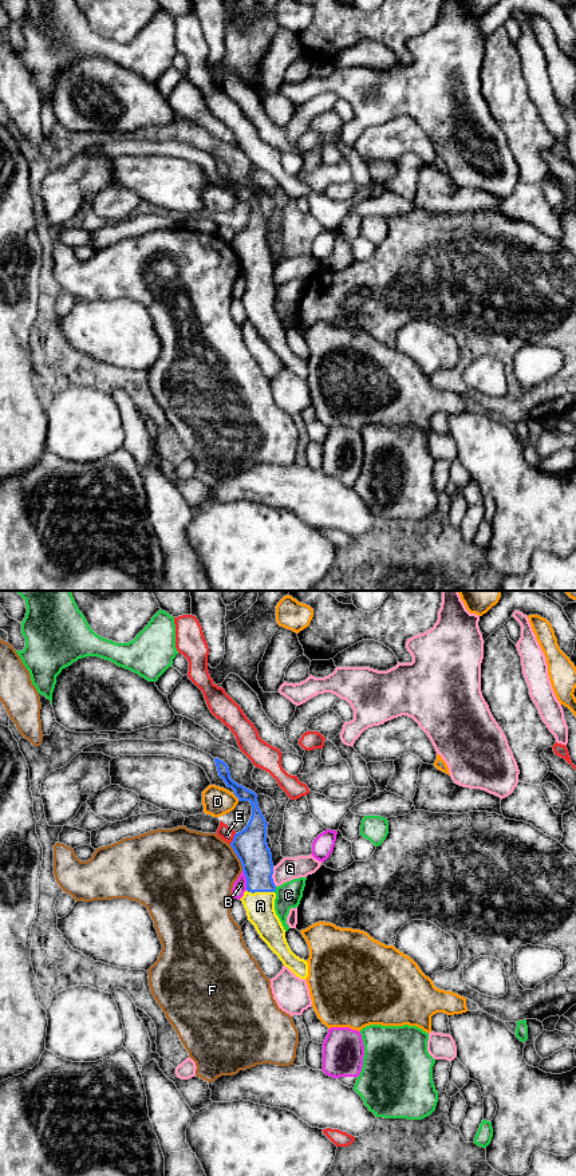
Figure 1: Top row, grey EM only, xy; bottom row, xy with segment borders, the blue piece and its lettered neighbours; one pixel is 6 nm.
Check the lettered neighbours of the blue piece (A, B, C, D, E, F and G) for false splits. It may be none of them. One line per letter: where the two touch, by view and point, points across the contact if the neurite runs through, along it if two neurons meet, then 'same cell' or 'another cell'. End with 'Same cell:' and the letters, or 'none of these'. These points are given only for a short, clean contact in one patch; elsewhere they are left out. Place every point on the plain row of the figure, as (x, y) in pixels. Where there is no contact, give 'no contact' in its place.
A: xy (260, 291) | across xy (256, 259), (260, 291), (260, 306) | same cell
B: xy (247, 280) | another cell
C: xy (275, 289) | another cell
D: xy (236, 196) | another cell
E: xy (233, 239) | another cell
F: xy (237, 256) | another cell
G: xy (271, 276) | another cell
Same cell: A

